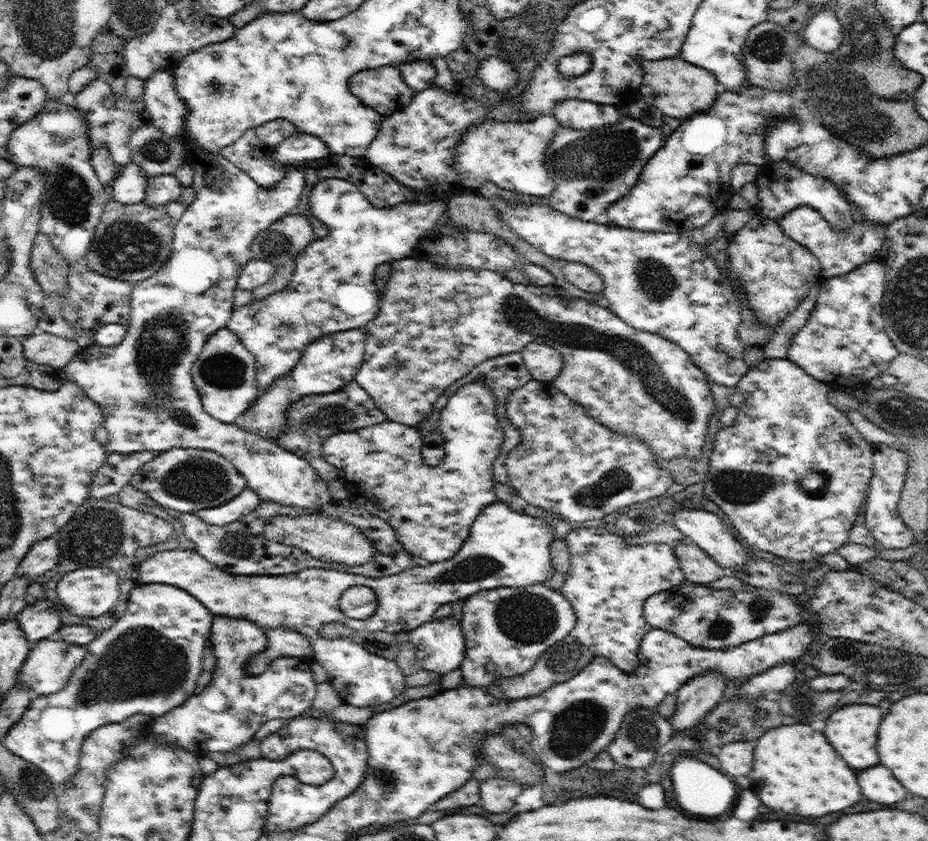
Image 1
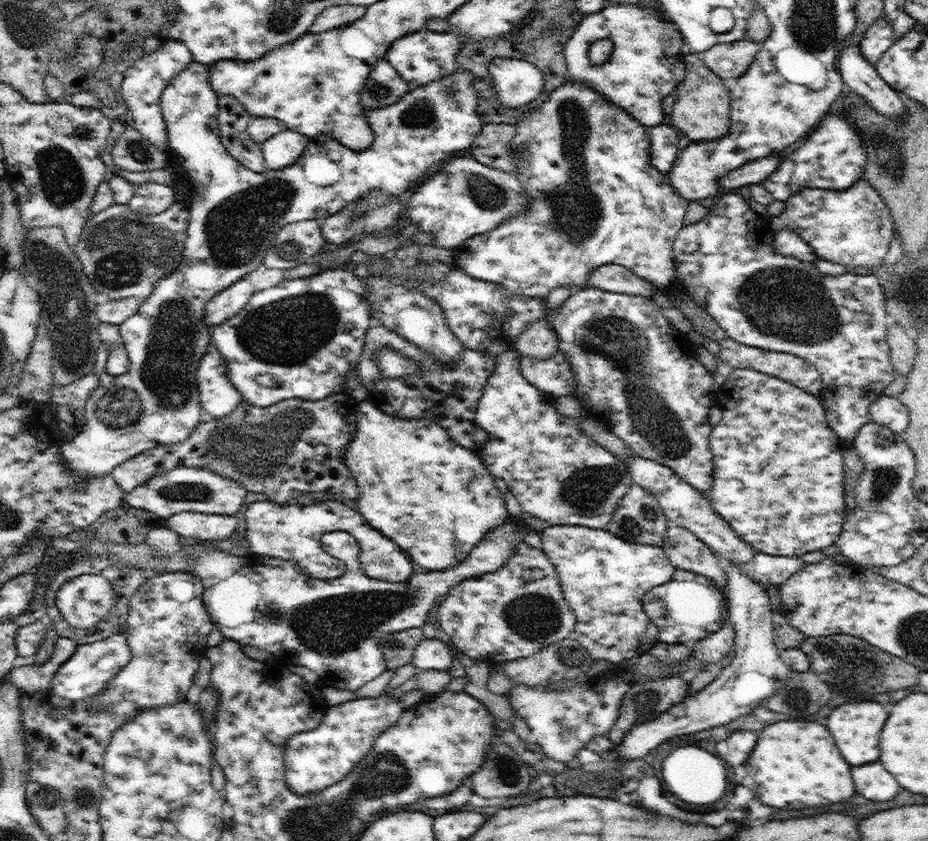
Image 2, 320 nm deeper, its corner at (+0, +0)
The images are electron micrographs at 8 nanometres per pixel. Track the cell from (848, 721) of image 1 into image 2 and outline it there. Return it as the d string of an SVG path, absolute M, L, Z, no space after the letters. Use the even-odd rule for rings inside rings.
M852 702L852 704L842 704L832 710L828 718L828 728L842 756L846 758L846 762L850 762L852 766L860 766L860 764L868 764L880 758L878 742L880 742L880 730L886 718L888 718L888 712L878 702Z

